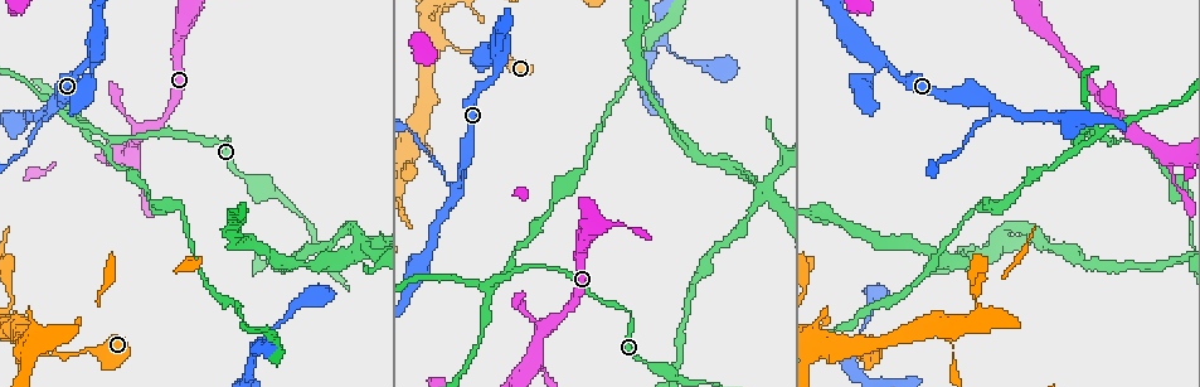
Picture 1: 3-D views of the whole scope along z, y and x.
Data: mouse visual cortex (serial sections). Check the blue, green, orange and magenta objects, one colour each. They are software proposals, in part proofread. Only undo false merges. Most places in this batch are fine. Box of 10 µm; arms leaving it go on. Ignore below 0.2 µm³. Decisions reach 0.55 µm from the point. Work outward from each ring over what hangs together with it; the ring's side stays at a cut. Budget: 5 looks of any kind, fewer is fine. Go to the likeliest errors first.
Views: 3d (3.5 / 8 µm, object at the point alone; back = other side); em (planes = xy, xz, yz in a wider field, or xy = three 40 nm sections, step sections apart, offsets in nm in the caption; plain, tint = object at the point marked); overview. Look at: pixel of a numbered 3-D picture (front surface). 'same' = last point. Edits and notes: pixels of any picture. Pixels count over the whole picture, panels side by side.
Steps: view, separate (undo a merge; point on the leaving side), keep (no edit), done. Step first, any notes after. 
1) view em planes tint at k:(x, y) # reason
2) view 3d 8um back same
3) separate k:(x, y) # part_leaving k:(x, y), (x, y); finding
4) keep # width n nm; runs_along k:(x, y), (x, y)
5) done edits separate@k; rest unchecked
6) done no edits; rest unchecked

view 3d 8um at 1:(112, 139)

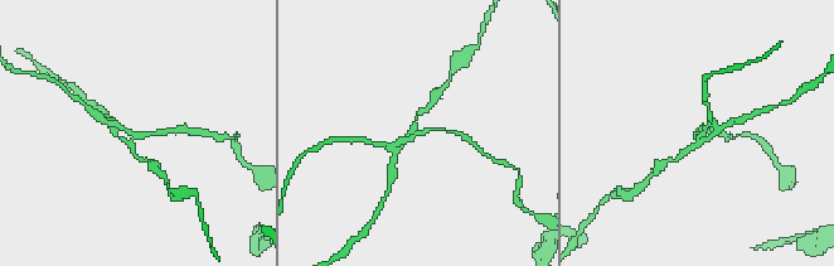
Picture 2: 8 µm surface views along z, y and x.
view em xy step 5 tint same

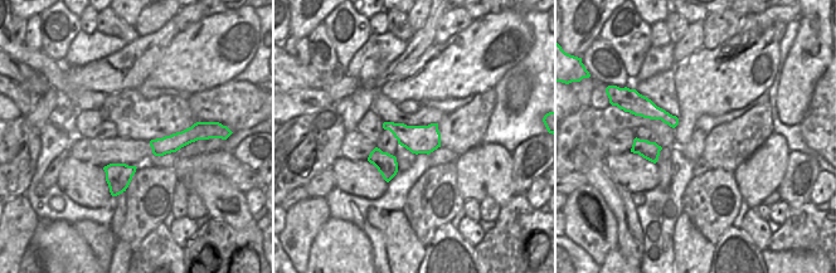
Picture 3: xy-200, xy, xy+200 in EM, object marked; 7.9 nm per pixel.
separate 2:(391, 173) # width 220 nm; part_leaving 2:(413, 132), (417, 115), (436, 96); a second cell is stuck on

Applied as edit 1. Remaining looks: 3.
view overview

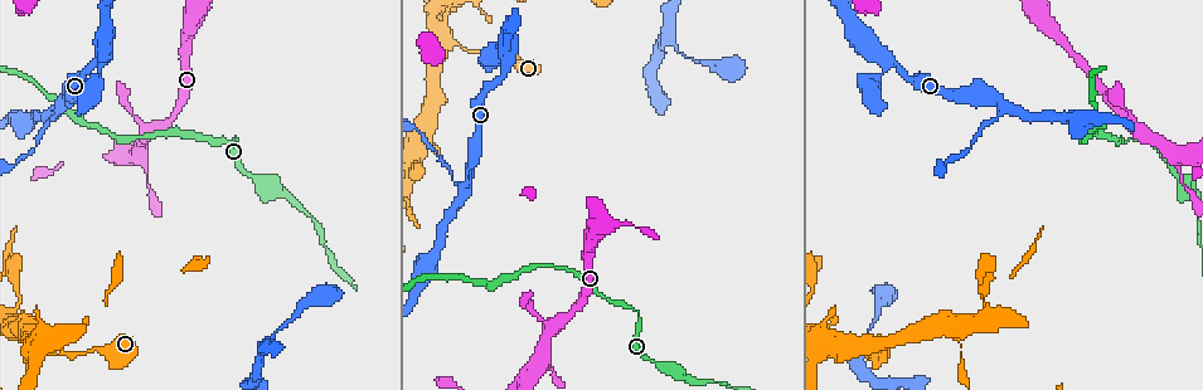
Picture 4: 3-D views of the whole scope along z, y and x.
view 3d 3.5um at 4:(462, 190) # side arm on a straight run

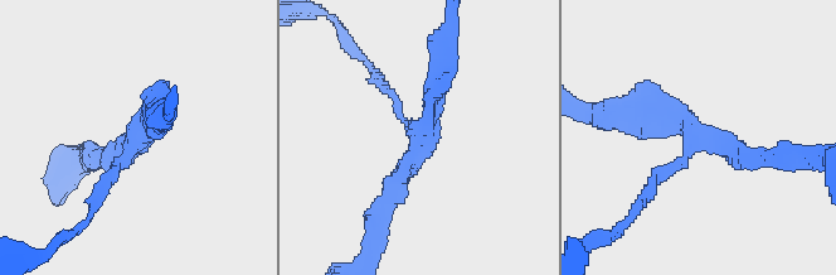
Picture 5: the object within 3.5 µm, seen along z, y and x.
view em xy step 5 tint at 5:(137, 136) # arms 3; arm_widths 150, 250, 250 nm

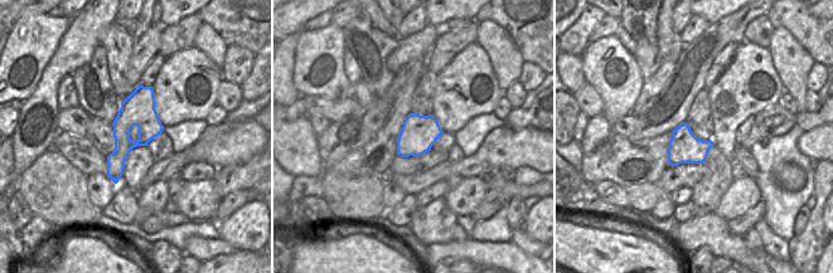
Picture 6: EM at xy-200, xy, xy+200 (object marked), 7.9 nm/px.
keep # width 280 nm; runs_along 6:(149, 89), (122, 123), (115, 178); one cell here

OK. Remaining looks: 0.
done edits separate@2; rest unchecked

